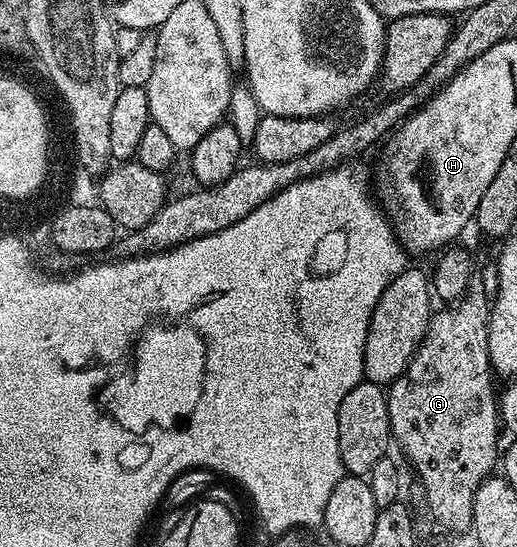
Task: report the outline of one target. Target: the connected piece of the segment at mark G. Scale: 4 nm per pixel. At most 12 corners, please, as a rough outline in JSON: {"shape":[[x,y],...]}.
{"shape":[[481,273],[431,313],[386,390],[390,433],[439,527],[495,473]]}

